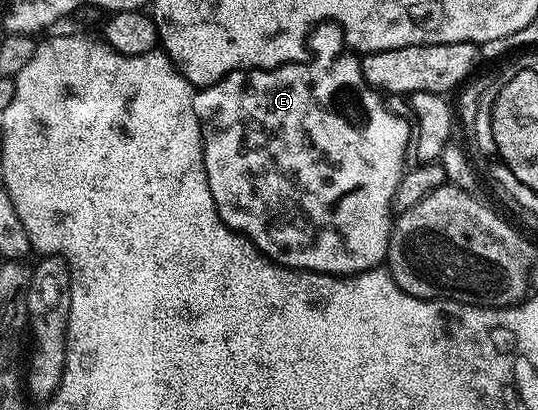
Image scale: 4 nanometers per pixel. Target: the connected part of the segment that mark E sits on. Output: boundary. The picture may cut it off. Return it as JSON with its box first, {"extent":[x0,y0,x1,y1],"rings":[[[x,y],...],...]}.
{"extent":[194,22,412,275],"rings":[[[332,22],[319,23],[313,31],[310,32],[308,40],[309,58],[305,61],[297,63],[286,63],[282,67],[268,67],[265,69],[251,69],[249,71],[233,71],[232,74],[224,76],[218,83],[214,83],[211,87],[204,87],[194,92],[194,108],[200,113],[200,122],[202,125],[202,160],[204,161],[204,169],[208,177],[208,189],[212,193],[212,201],[216,201],[216,209],[220,213],[223,221],[233,229],[239,231],[241,235],[245,235],[255,245],[259,251],[271,259],[273,263],[279,263],[282,267],[292,267],[299,271],[322,271],[325,275],[357,275],[360,271],[372,271],[379,265],[386,263],[386,251],[390,247],[390,233],[392,230],[392,208],[395,206],[394,195],[398,192],[398,185],[402,180],[404,168],[407,166],[406,155],[408,159],[408,148],[412,143],[412,127],[405,118],[402,119],[394,111],[386,108],[386,103],[381,94],[375,91],[373,87],[368,85],[368,81],[362,72],[362,64],[359,56],[351,51],[346,45],[346,33],[338,24]]]}

